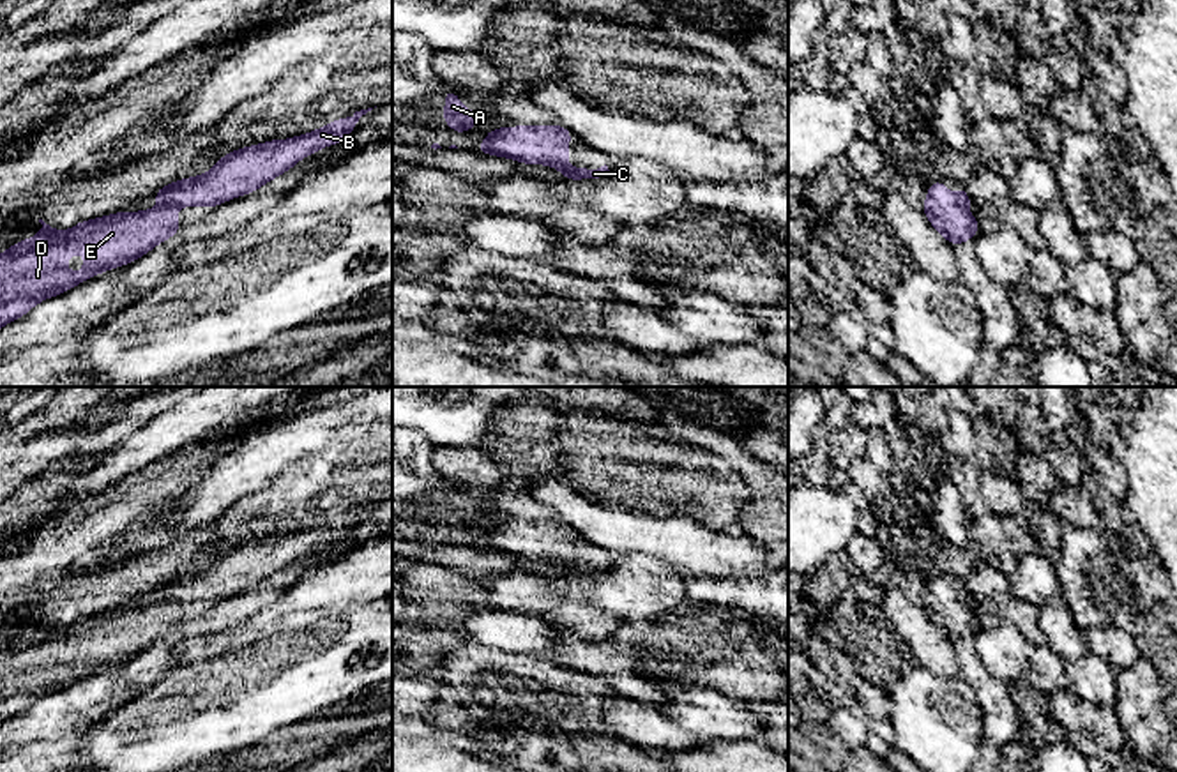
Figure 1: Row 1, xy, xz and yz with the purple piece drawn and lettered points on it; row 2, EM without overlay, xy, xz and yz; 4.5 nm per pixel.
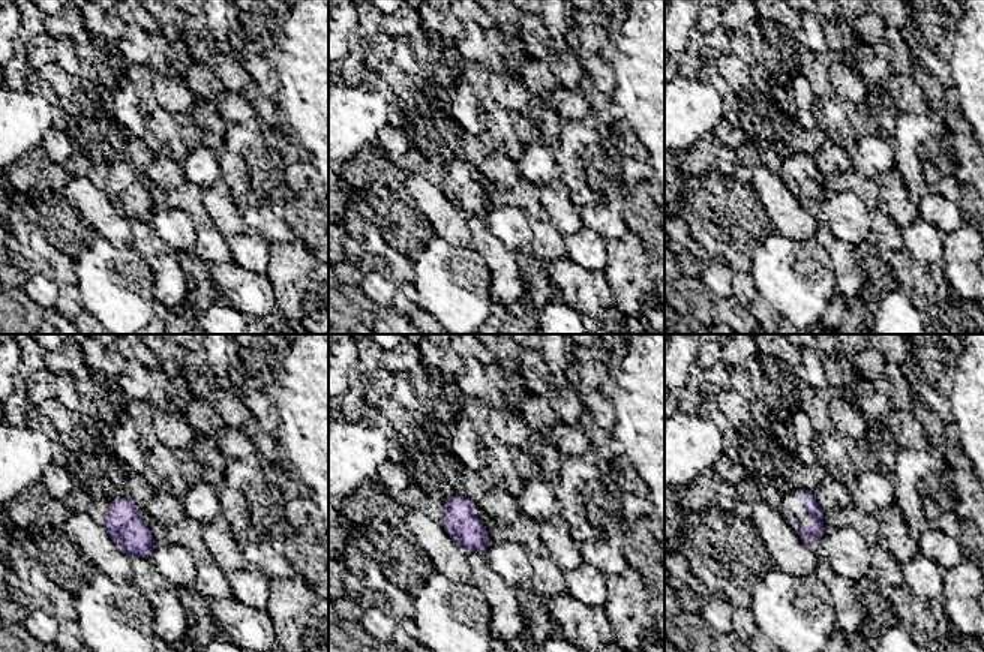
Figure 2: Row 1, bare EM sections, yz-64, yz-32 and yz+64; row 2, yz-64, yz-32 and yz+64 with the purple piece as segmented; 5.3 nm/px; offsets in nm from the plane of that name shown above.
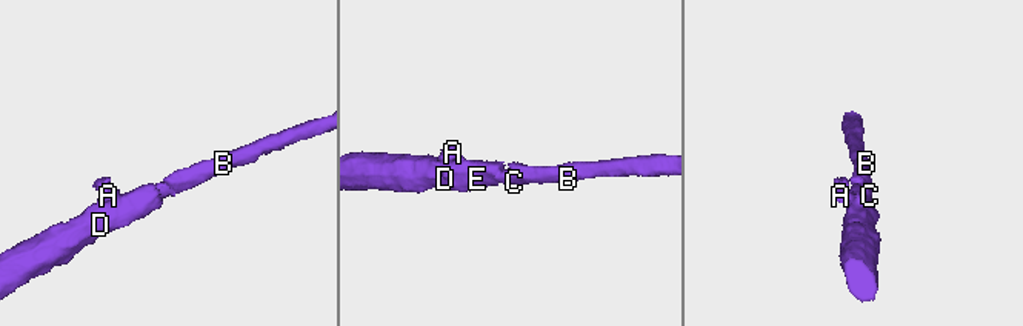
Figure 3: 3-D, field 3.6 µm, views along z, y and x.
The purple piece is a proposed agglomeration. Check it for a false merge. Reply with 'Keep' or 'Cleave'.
Keep

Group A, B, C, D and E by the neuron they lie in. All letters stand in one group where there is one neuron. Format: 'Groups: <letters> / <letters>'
Groups: A B C D E

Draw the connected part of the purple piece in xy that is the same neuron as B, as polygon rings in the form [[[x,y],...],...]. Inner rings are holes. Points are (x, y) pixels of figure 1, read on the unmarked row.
[[[371,505],[355,507],[295,534],[233,546],[217,555],[209,569],[157,585],[157,604],[80,617],[71,625],[55,625],[39,615],[42,624],[34,634],[23,634],[0,650],[0,724],[25,712],[35,700],[101,668],[127,661],[173,634],[182,622],[177,602],[212,604],[254,588],[302,553],[345,537],[359,514]],[[78,647],[83,648],[85,664],[71,668],[64,661]]]

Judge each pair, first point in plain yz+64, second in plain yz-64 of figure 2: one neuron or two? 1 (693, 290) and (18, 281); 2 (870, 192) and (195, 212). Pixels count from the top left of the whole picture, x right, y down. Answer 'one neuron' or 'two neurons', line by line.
1: two neurons
2: one neuron

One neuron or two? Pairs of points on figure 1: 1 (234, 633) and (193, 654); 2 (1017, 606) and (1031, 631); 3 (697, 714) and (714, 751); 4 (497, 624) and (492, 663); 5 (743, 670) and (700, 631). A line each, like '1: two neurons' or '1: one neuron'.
1: one neuron
2: one neuron
3: two neurons
4: two neurons
5: one neuron

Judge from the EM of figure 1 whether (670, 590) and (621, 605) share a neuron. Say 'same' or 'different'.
same

